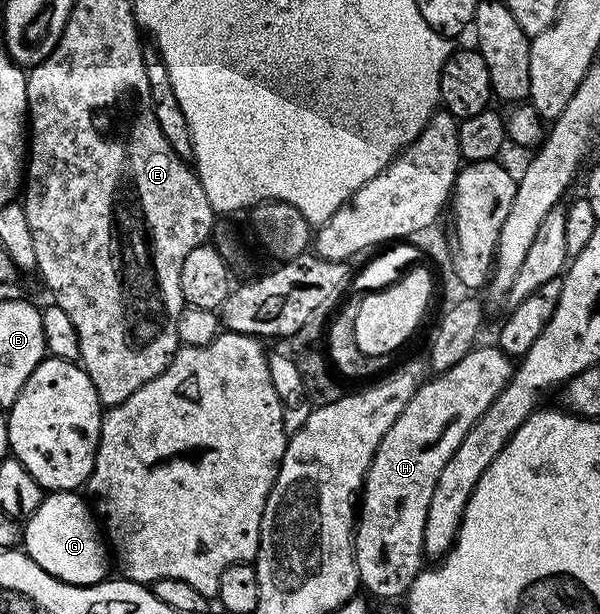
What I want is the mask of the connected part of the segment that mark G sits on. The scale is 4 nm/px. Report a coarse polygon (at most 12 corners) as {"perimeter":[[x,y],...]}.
{"perimeter":[[78,492],[46,494],[23,549],[62,583],[102,582],[107,547]]}

